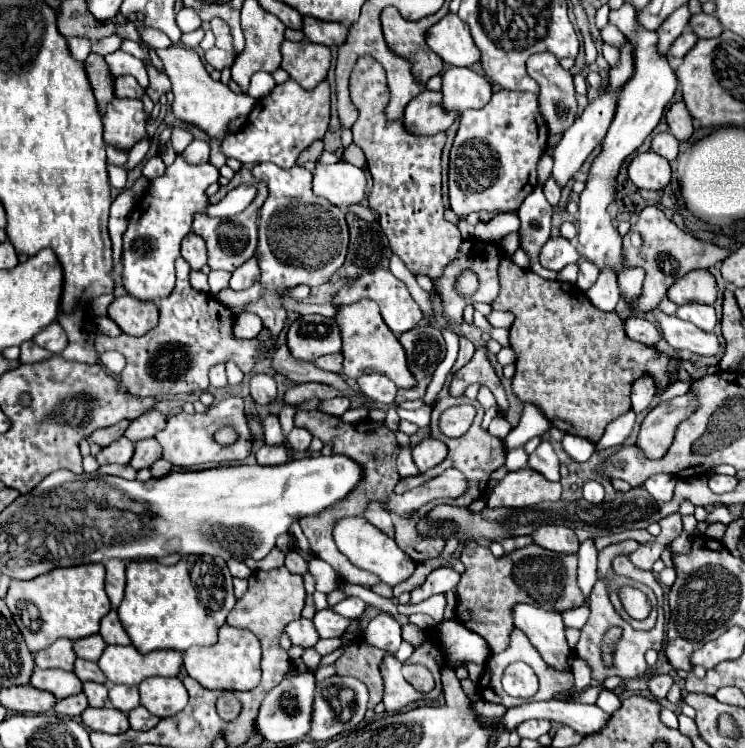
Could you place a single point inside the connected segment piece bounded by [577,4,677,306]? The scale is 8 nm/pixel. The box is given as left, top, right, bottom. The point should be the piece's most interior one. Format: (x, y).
(641, 101)

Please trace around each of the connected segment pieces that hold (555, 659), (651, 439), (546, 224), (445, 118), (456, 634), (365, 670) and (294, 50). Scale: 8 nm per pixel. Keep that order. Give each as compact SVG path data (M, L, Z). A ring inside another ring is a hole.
M517 604L513 608L515 628L523 630L533 646L537 646L543 660L557 670L571 670L573 654L565 640L565 626L561 614L553 610L535 608L531 604Z
M687 392L679 398L673 398L669 404L655 406L643 420L637 446L647 458L661 458L669 450L675 428L683 422L695 408L695 398Z
M537 186L517 210L521 218L521 228L519 228L521 250L525 250L529 256L529 262L531 262L529 270L537 272L541 278L555 280L557 272L543 268L539 262L539 252L545 246L545 242L551 238L551 212L553 208L545 200L541 186Z
M423 90L405 108L403 126L409 134L433 136L447 130L455 118L457 114L445 114L445 110L441 110L441 92Z
M455 620L439 624L437 638L447 662L475 662L483 666L491 654L487 642L479 634L465 630L465 626Z
M357 638L345 646L345 652L335 662L339 676L353 676L361 680L369 690L369 710L373 710L383 698L383 680L379 666L385 652L367 644L365 638Z
M309 40L281 44L283 62L281 68L305 90L313 90L321 80L325 80L331 66L331 52L323 44Z

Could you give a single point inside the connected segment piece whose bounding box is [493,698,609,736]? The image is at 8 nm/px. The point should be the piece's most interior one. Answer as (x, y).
(585, 719)

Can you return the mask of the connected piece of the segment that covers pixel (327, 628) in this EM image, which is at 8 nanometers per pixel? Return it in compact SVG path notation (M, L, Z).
M325 608L325 610L315 612L313 624L315 624L315 630L317 630L319 638L339 638L339 636L343 636L349 620L339 616L331 608Z

